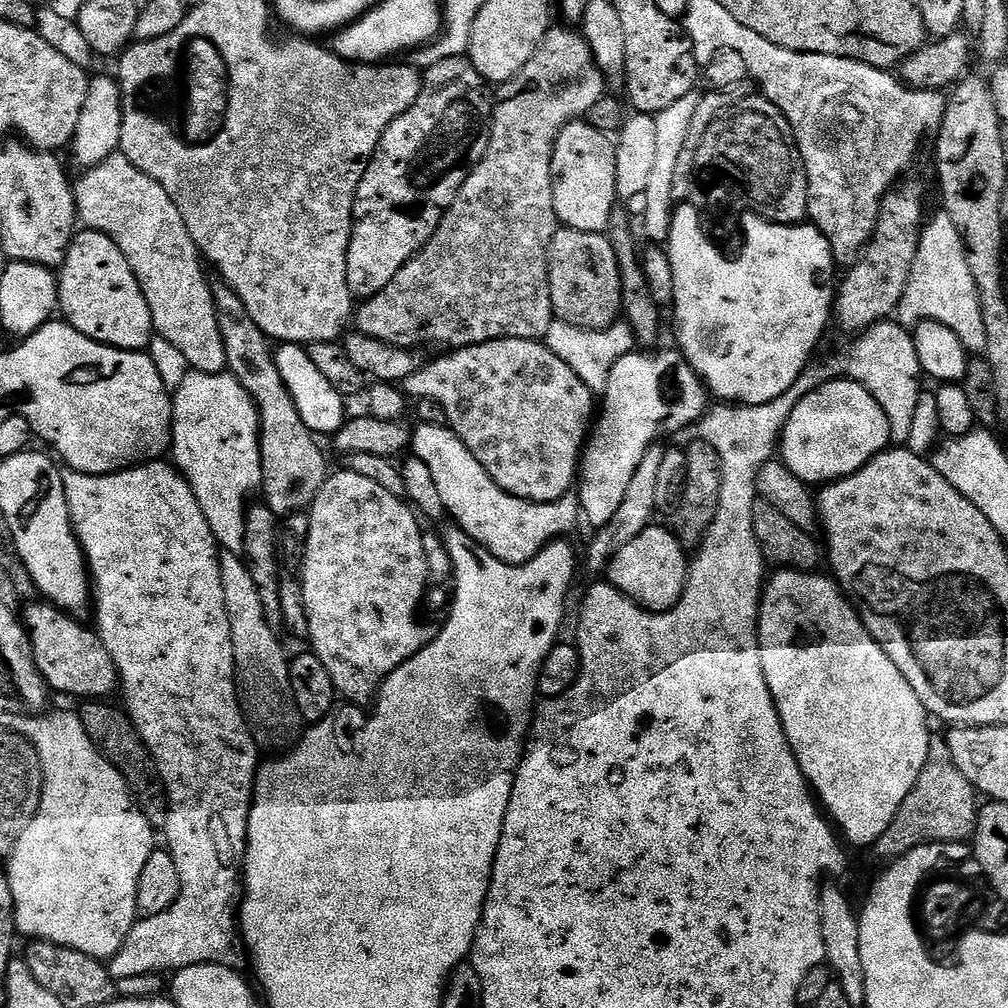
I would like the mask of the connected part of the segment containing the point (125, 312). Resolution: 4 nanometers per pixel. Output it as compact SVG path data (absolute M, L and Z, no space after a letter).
M91 230L77 231L72 237L72 245L64 263L58 272L58 287L60 290L59 311L63 319L77 328L86 338L98 341L99 344L109 344L112 348L121 348L127 352L138 352L147 349L154 339L150 306L138 286L138 278L134 278L134 270L130 270L130 262L126 262L126 254L114 246L110 236Z

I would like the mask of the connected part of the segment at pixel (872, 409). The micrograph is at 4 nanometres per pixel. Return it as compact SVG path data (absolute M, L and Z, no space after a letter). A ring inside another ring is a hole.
M832 378L794 406L778 441L778 456L803 484L823 486L869 464L889 447L890 438L888 415L874 394L853 380Z

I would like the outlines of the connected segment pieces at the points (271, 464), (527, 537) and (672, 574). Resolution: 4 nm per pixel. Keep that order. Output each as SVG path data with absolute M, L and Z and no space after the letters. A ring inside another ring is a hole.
M223 282L212 284L212 297L216 303L218 328L222 330L223 345L226 346L227 371L242 382L260 412L263 503L278 518L311 509L318 490L322 490L330 475L328 460L320 449L321 441L308 429L306 422L302 422L302 414L298 414L298 406L294 406L294 398L290 398L282 374L278 374L273 341L268 339L258 322L250 318L250 310L246 310L242 298Z
M420 424L417 429L412 432L410 448L417 458L430 466L445 513L456 519L453 520L455 527L461 528L473 544L485 548L494 558L507 564L525 564L551 540L567 537L576 520L578 524L581 519L580 501L575 495L569 494L548 504L514 497L494 482L450 427Z
M650 526L614 554L608 563L607 583L613 584L641 608L650 612L668 612L685 596L688 587L689 557L684 557L685 545L676 538L675 531Z

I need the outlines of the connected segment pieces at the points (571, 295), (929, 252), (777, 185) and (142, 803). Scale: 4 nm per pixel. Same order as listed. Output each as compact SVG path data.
M557 227L550 242L548 281L555 319L590 331L602 331L621 319L624 287L614 246L605 233Z
M937 211L921 229L918 252L896 311L897 323L913 328L922 321L936 321L958 336L967 353L983 355L986 346L977 286L966 263L965 246L950 216Z
M749 95L740 101L726 116L719 117L706 130L702 146L688 160L692 168L692 195L690 202L694 210L722 210L729 206L734 194L743 195L743 201L756 211L770 218L772 224L798 224L808 214L808 175L795 145L796 136L788 119L775 108L763 95Z
M112 702L81 703L78 715L82 726L93 746L116 767L118 774L122 774L138 810L142 810L142 814L151 822L153 829L163 829L164 823L168 821L168 791L164 788L160 771L156 769L156 763L148 753L148 748L142 742L127 711L123 707L115 708L108 703Z

